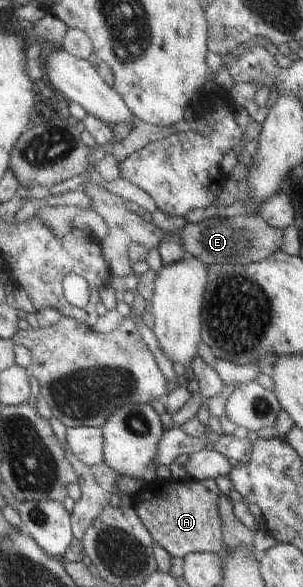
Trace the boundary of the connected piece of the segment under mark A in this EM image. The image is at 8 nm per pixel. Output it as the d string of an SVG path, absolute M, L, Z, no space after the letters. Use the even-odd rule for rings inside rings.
M212 479L151 480L130 496L131 507L144 529L170 558L182 558L188 553L222 551L220 519L216 511L219 490Z

